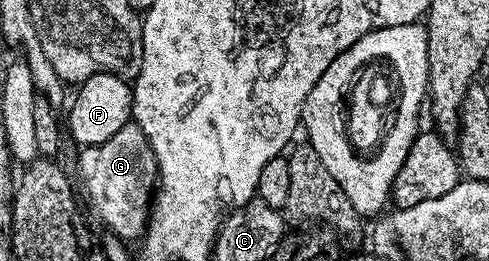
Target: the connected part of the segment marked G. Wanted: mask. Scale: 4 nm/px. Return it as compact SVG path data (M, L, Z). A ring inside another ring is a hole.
M125 123L113 139L100 145L88 145L80 148L79 177L83 180L83 189L95 208L95 213L107 224L106 232L120 239L127 237L142 238L149 220L149 210L153 204L153 194L157 188L157 166L151 154L151 145L145 139L141 127L134 123Z

